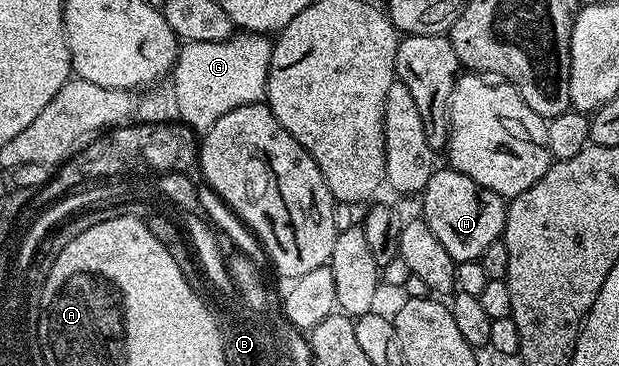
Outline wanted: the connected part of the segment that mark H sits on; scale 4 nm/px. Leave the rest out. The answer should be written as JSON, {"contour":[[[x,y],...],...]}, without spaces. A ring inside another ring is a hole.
{"contour":[[[449,167],[435,168],[432,179],[422,188],[420,194],[422,200],[421,220],[428,223],[432,235],[440,239],[440,244],[444,246],[444,251],[452,255],[455,263],[459,261],[477,261],[488,247],[488,243],[499,240],[503,236],[506,227],[506,207],[507,198],[501,197],[496,191],[488,191],[488,187],[480,187],[468,175]]]}

